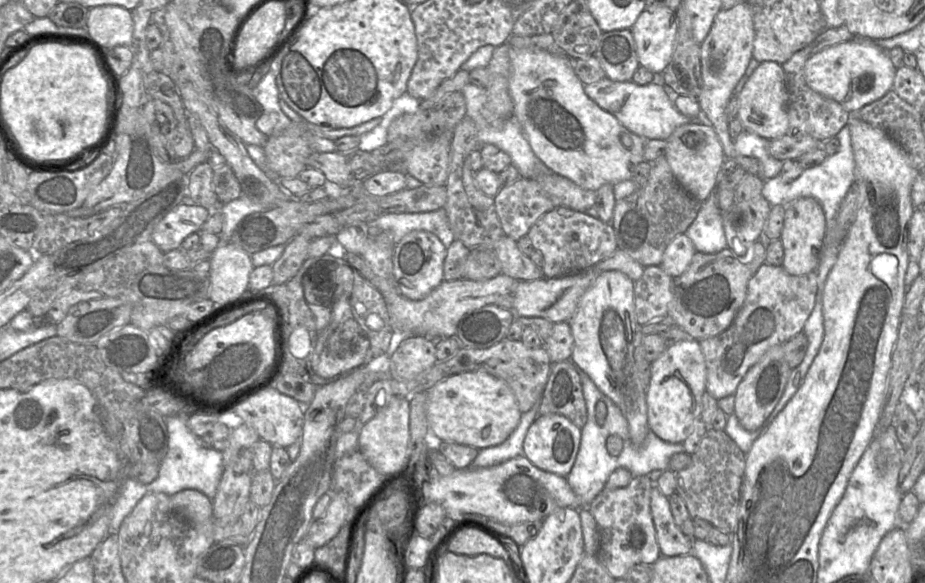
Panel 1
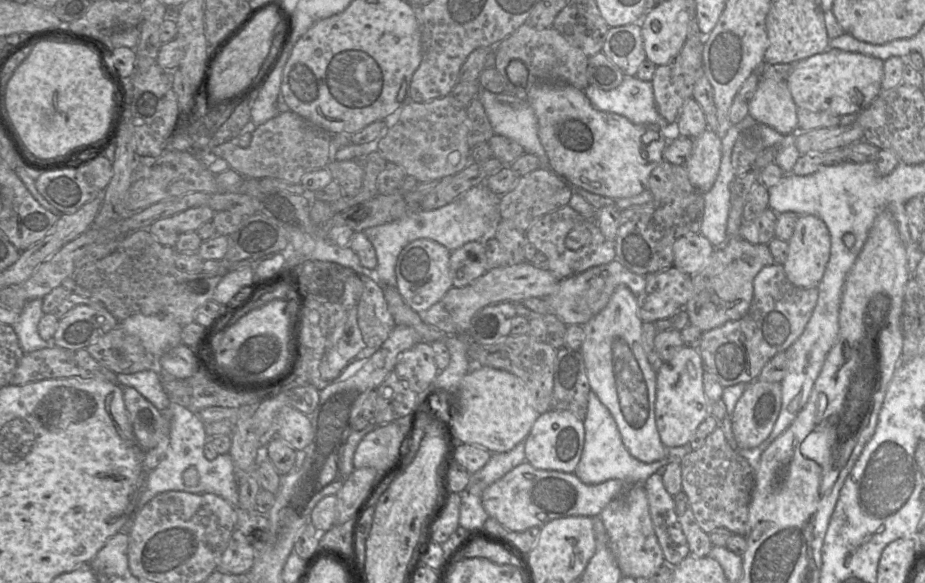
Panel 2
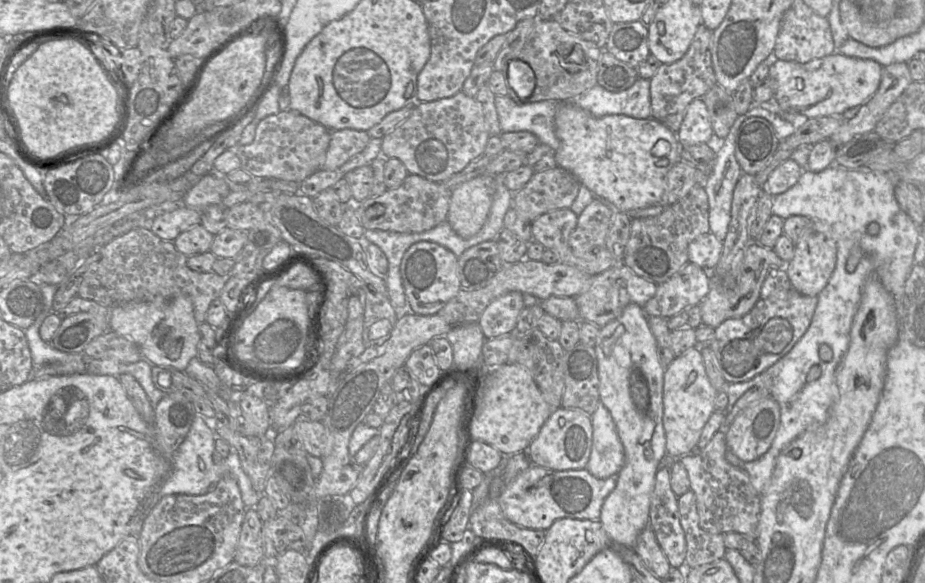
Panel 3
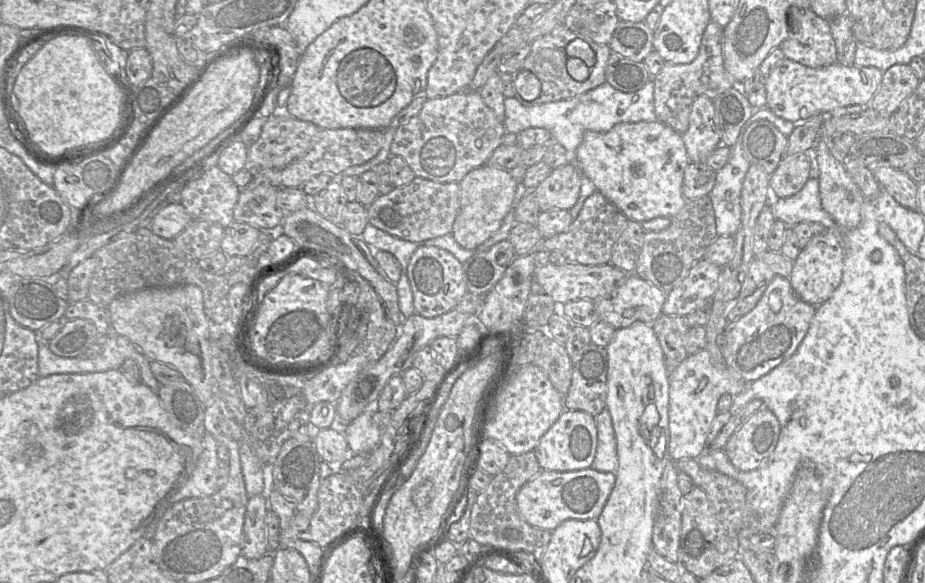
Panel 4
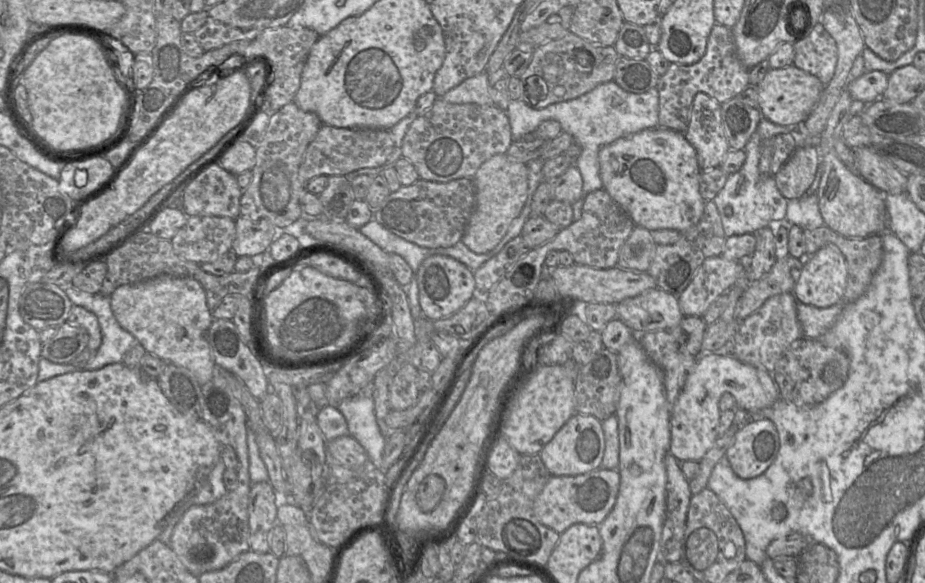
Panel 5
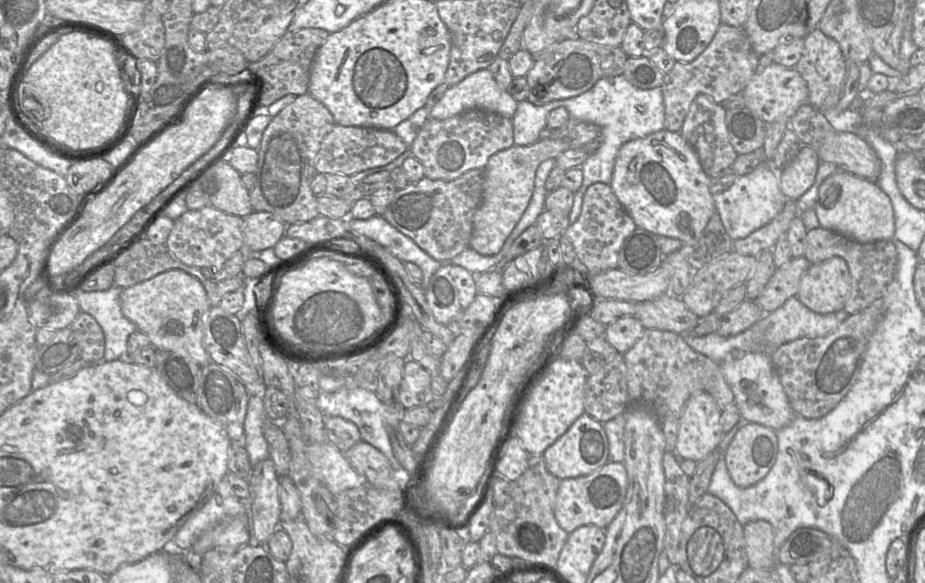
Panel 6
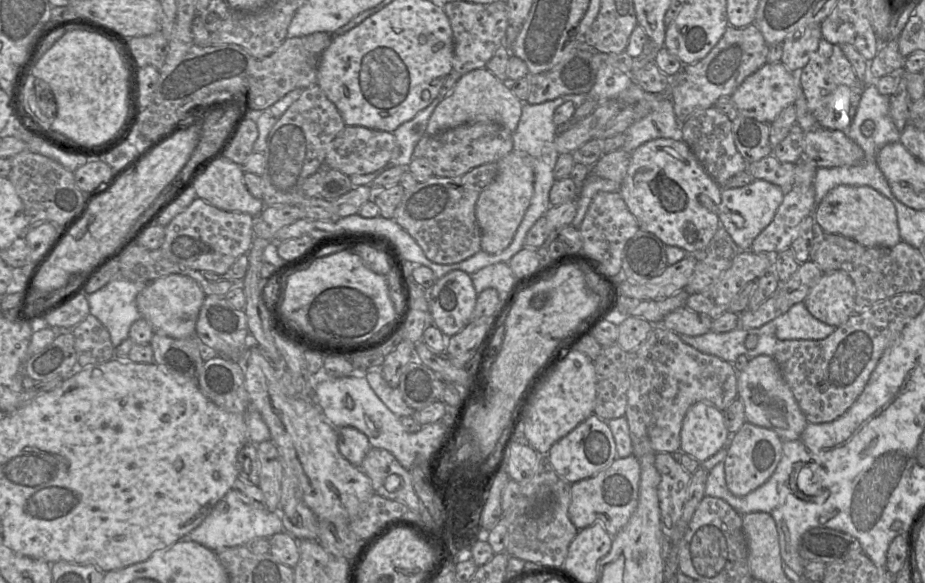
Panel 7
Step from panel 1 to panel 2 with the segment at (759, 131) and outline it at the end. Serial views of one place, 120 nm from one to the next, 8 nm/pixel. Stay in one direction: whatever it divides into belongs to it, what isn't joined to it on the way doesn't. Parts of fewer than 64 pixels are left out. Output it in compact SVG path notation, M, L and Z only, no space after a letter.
M762 79L748 101L748 114L781 134L799 132L797 106L786 81Z

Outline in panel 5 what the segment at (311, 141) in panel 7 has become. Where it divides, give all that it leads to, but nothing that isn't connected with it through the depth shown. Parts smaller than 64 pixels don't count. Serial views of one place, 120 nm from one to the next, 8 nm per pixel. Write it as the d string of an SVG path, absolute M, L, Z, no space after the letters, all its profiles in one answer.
M293 101L270 116L263 138L255 148L252 180L246 189L242 189L240 216L250 220L265 218L277 228L287 228L302 221L300 199L306 189L299 177L299 168L308 145L321 126L315 113L301 110Z

